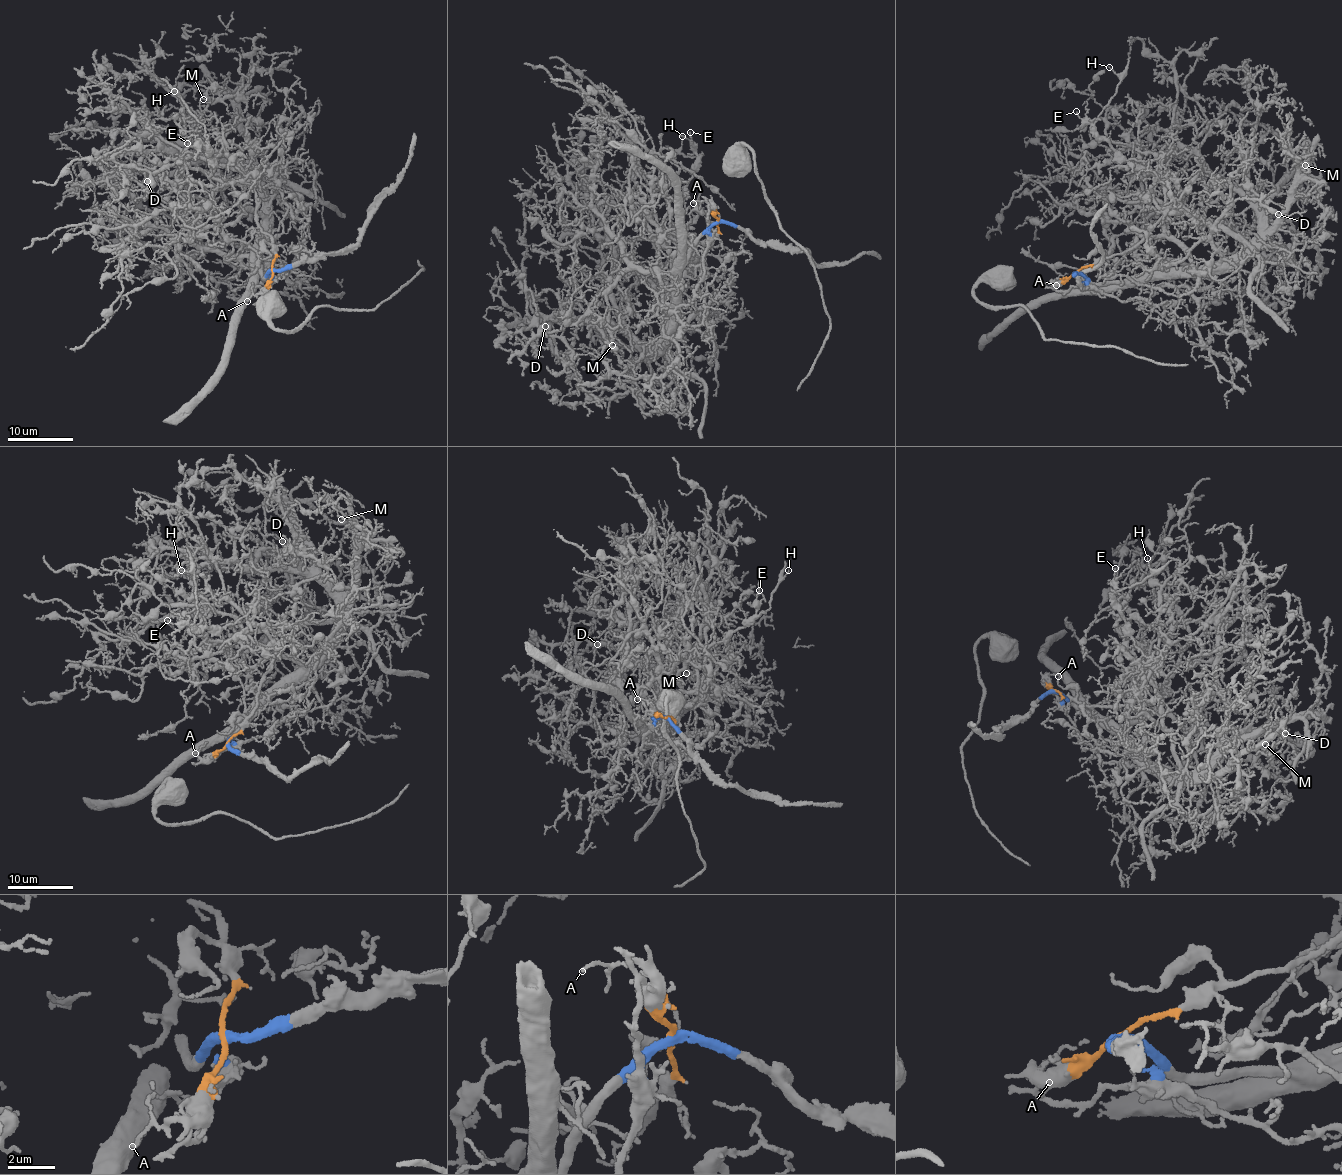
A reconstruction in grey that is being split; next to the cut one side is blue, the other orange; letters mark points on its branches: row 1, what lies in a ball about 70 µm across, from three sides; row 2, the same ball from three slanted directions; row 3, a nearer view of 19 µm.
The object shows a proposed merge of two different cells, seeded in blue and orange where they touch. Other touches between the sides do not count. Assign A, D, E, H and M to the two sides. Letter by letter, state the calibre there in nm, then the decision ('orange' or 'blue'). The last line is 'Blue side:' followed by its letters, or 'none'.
A: calibre 90 nm; orange
D: calibre 120 nm; blue
E: calibre 120 nm; orange
H: calibre 100 nm; orange
M: calibre 120 nm; blue
Blue side: D, M

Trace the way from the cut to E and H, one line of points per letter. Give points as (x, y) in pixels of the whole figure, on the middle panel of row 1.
E: (718, 221), (713, 243), (691, 257), (685, 275), (669, 288), (660, 262), (662, 225), (693, 174), (689, 131)
H: (718, 221), (713, 243), (669, 288), (662, 225), (700, 157), (681, 153), (682, 136)

